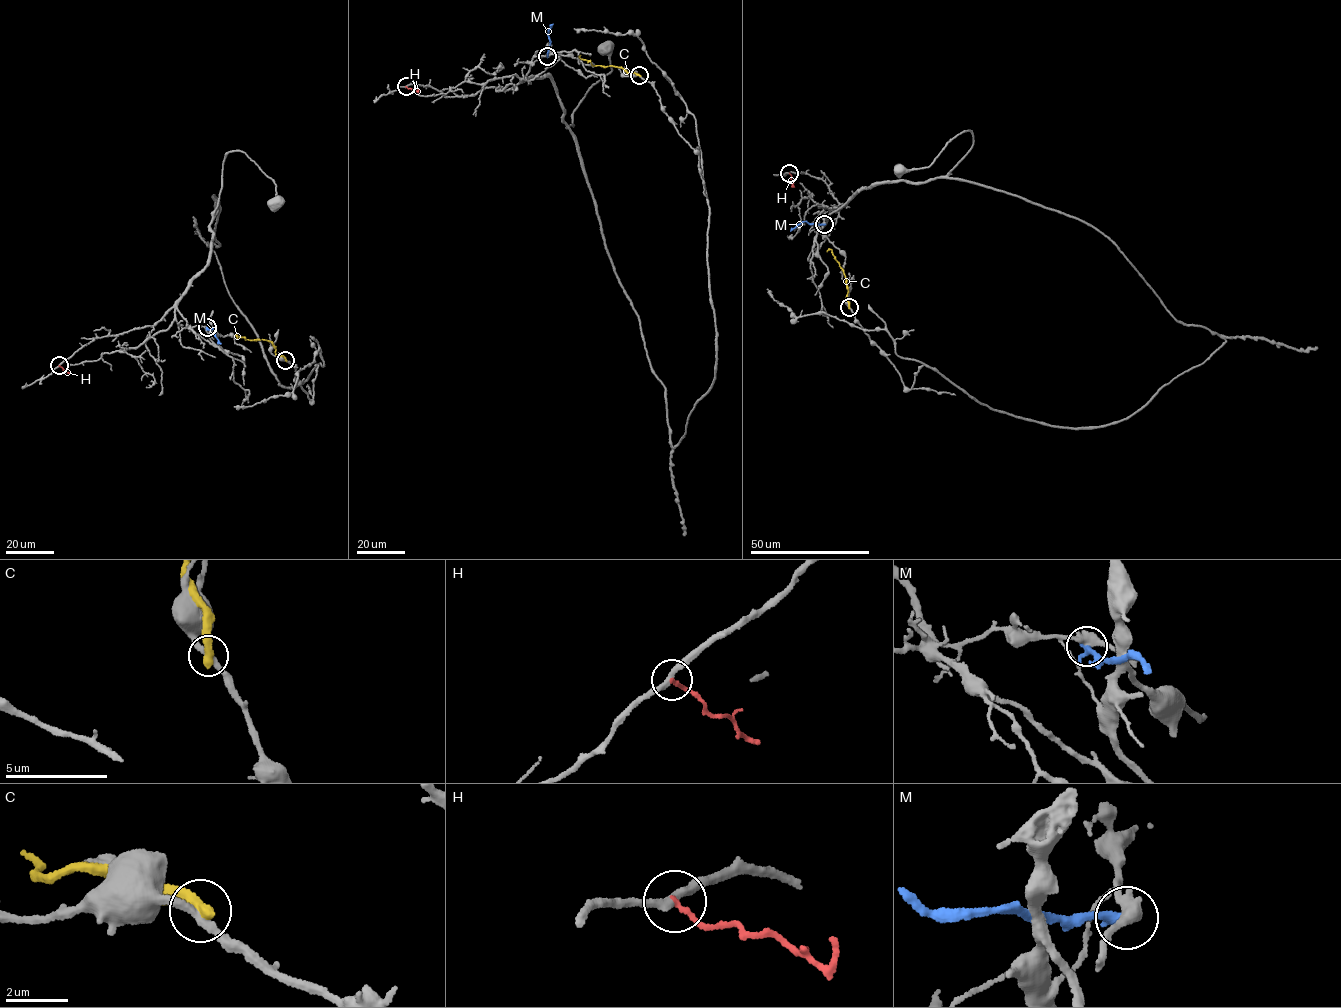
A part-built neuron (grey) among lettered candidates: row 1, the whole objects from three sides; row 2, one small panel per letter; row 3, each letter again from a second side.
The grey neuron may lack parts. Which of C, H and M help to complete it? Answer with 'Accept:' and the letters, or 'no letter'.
Accept: no letter

